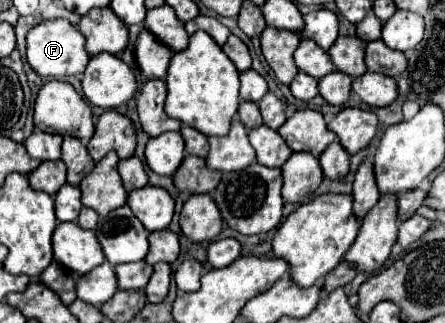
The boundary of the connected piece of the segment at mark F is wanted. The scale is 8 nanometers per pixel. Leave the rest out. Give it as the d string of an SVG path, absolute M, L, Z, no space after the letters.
M46 20L32 28L26 36L28 42L28 64L34 72L40 76L52 76L62 78L66 74L82 74L90 56L86 54L82 34L76 26L72 26L68 20Z

